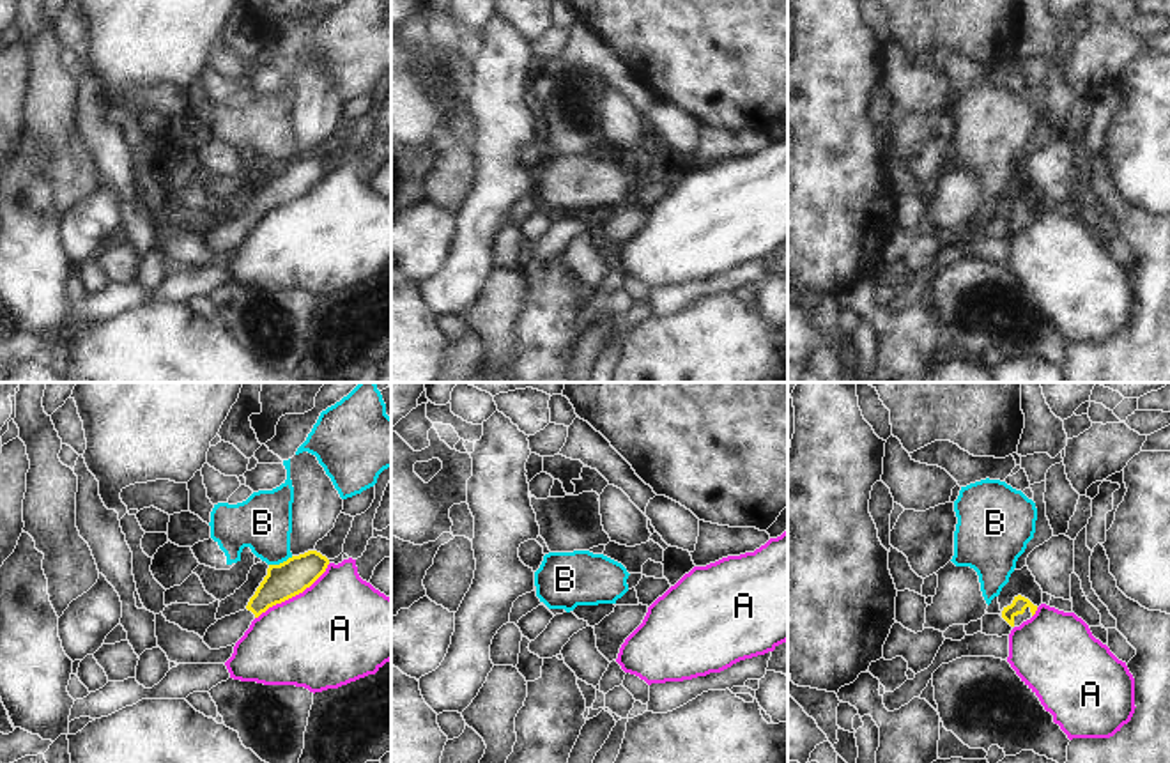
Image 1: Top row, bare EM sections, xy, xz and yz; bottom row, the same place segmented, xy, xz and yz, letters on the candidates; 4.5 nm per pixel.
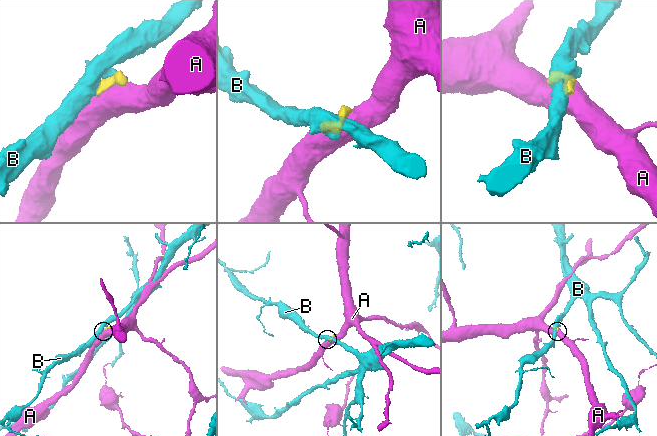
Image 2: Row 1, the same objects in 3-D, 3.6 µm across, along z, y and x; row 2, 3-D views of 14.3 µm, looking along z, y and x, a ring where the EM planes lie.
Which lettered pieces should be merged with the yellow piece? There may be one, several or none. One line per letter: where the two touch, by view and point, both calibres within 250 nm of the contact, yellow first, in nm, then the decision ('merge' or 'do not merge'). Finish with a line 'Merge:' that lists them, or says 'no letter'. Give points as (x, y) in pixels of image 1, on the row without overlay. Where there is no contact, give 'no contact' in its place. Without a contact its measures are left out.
A: meets yellow in xy at (292, 199); 160 nm thick on the yellow side, 460 nm on the other; do not merge
B: meets yellow in xy at (280, 167); 160 nm thick on the yellow side, 260 nm on the other; do not merge
Merge: no letter

